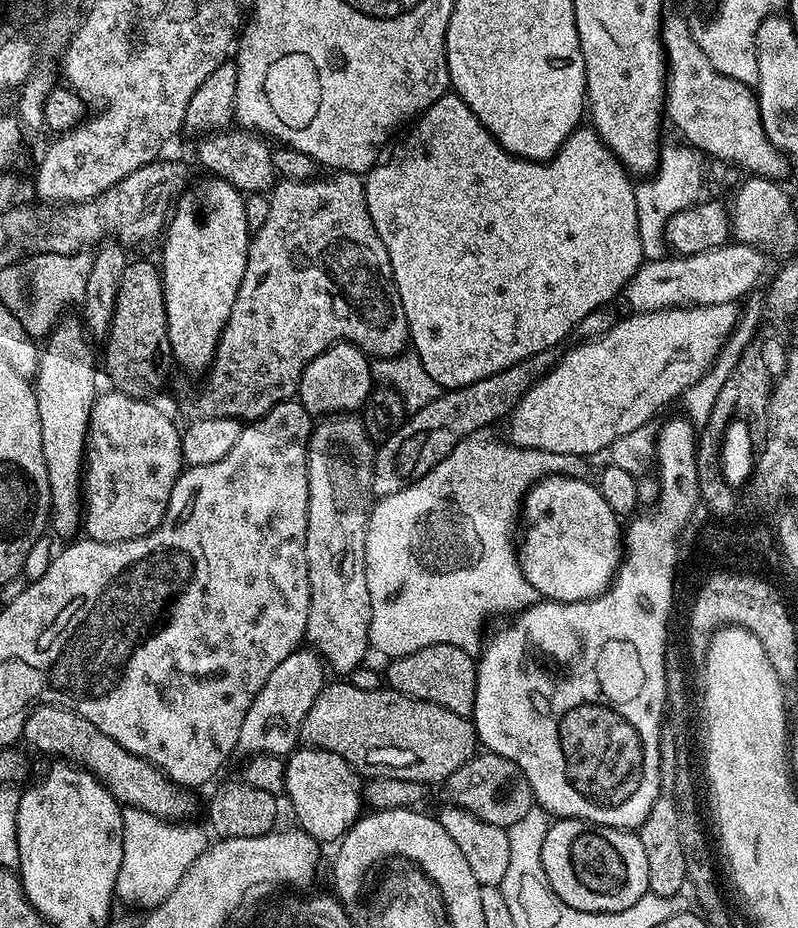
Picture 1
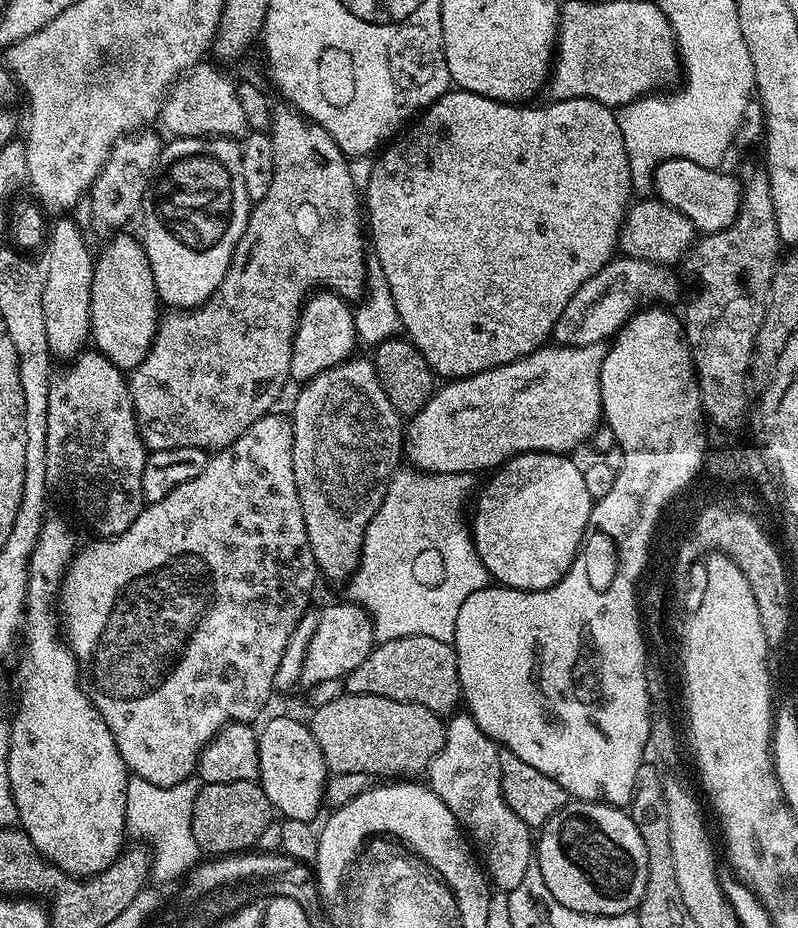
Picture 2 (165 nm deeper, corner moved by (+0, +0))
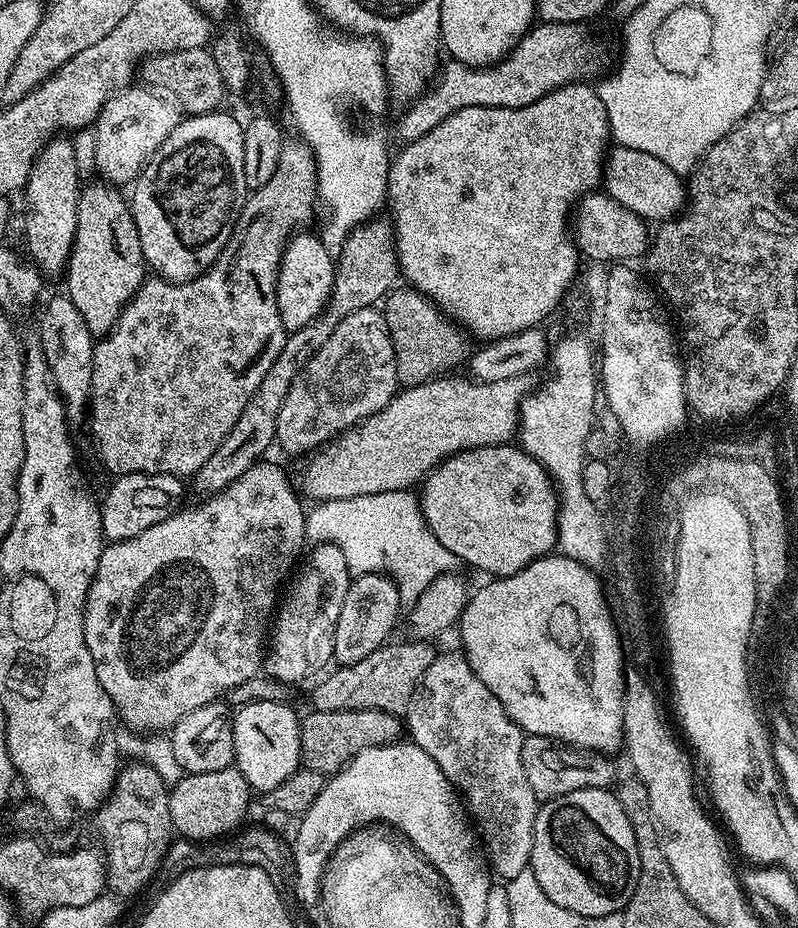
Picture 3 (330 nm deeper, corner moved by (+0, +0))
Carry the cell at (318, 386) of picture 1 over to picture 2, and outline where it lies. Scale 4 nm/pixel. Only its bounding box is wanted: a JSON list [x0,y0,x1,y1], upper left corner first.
[290,291,358,382]

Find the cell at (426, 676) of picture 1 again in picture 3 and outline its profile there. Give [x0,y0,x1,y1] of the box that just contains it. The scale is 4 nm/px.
[311,638,438,713]

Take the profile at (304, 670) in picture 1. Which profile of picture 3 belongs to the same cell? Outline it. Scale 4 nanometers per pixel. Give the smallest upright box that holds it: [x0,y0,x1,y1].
[332,572,402,666]

